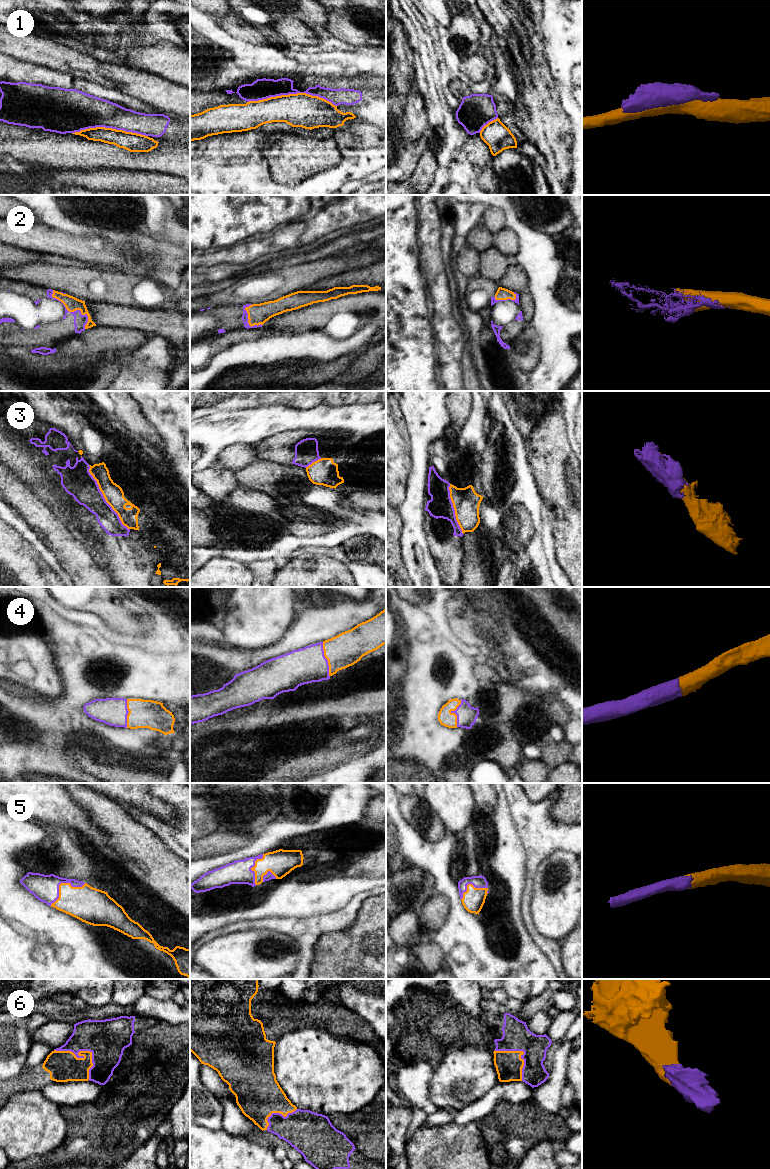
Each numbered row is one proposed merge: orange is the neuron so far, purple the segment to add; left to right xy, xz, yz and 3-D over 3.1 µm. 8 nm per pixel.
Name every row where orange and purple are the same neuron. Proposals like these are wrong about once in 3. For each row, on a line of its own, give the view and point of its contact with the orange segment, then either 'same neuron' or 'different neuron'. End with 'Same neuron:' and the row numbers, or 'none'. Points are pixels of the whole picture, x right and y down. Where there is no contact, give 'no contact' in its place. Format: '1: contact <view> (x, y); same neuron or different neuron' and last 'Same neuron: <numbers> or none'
1: contact xz (292, 94); different neuron
2: contact xy (73, 311); same neuron
3: contact xy (104, 497); different neuron
4: contact xz (326, 658); same neuron
5: contact xy (62, 883); same neuron
6: contact xy (86, 1051); same neuron
Same neuron: 2, 4, 5, 6

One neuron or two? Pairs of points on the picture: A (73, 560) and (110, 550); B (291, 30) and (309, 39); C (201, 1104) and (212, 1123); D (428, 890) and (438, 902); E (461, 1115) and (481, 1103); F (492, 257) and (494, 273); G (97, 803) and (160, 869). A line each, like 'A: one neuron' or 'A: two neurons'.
A: two neurons
B: one neuron
C: one neuron
D: two neurons
E: one neuron
F: one neuron
G: one neuron

